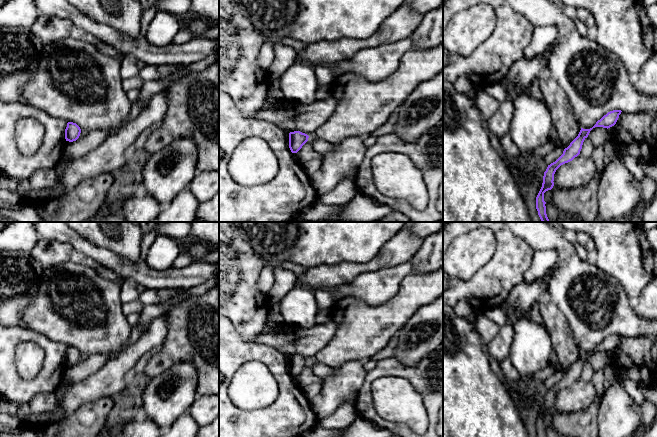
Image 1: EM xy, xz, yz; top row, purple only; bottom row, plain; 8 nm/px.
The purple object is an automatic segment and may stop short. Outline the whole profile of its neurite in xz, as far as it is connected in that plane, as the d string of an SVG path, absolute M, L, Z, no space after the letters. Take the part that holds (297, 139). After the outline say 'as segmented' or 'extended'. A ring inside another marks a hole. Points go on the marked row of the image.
M300 131L289 133L289 148L292 153L297 153L302 146L308 141L309 136Z | as segmented

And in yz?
M613 110L604 115L590 129L581 128L578 136L564 149L563 154L553 163L548 165L543 176L542 187L536 197L536 209L542 222L549 222L546 214L546 202L544 201L544 193L551 190L554 186L554 174L556 170L563 164L572 161L580 154L584 140L588 137L590 131L595 127L610 128L614 126L621 114L621 110Z | as segmented

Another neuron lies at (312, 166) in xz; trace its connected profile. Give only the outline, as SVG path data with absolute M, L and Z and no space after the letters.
M315 158L305 162L302 166L304 167L308 175L311 176L312 174L314 174L316 171L320 169L321 164L322 164L322 161L318 158Z

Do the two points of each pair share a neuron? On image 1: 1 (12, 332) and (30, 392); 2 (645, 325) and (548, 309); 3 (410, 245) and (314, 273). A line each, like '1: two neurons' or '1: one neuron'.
1: one neuron
2: two neurons
3: one neuron

